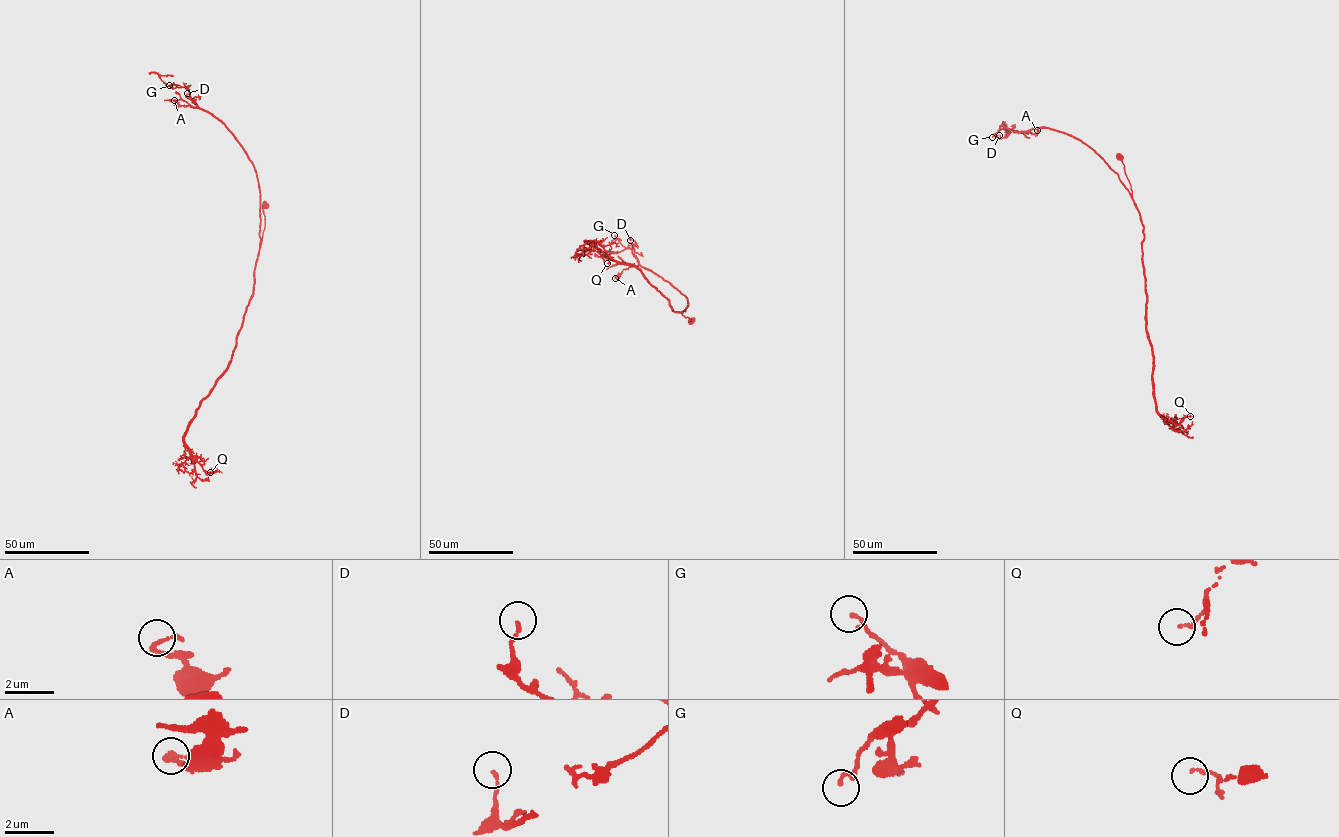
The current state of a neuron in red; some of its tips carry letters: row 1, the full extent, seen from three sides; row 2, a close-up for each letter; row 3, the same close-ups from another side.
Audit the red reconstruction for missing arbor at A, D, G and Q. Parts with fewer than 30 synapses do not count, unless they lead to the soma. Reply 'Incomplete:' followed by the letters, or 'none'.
Incomplete: none

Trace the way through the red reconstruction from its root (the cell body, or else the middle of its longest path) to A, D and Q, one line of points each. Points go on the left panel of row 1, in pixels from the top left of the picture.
A: (265, 204), (260, 247), (259, 186), (253, 165), (222, 123), (199, 108), (179, 106), (174, 100)
D: (265, 204), (260, 247), (259, 186), (253, 165), (225, 125), (187, 98), (187, 93)
Q: (265, 204), (253, 295), (232, 360), (202, 400), (184, 437), (192, 458), (207, 473), (210, 472)

